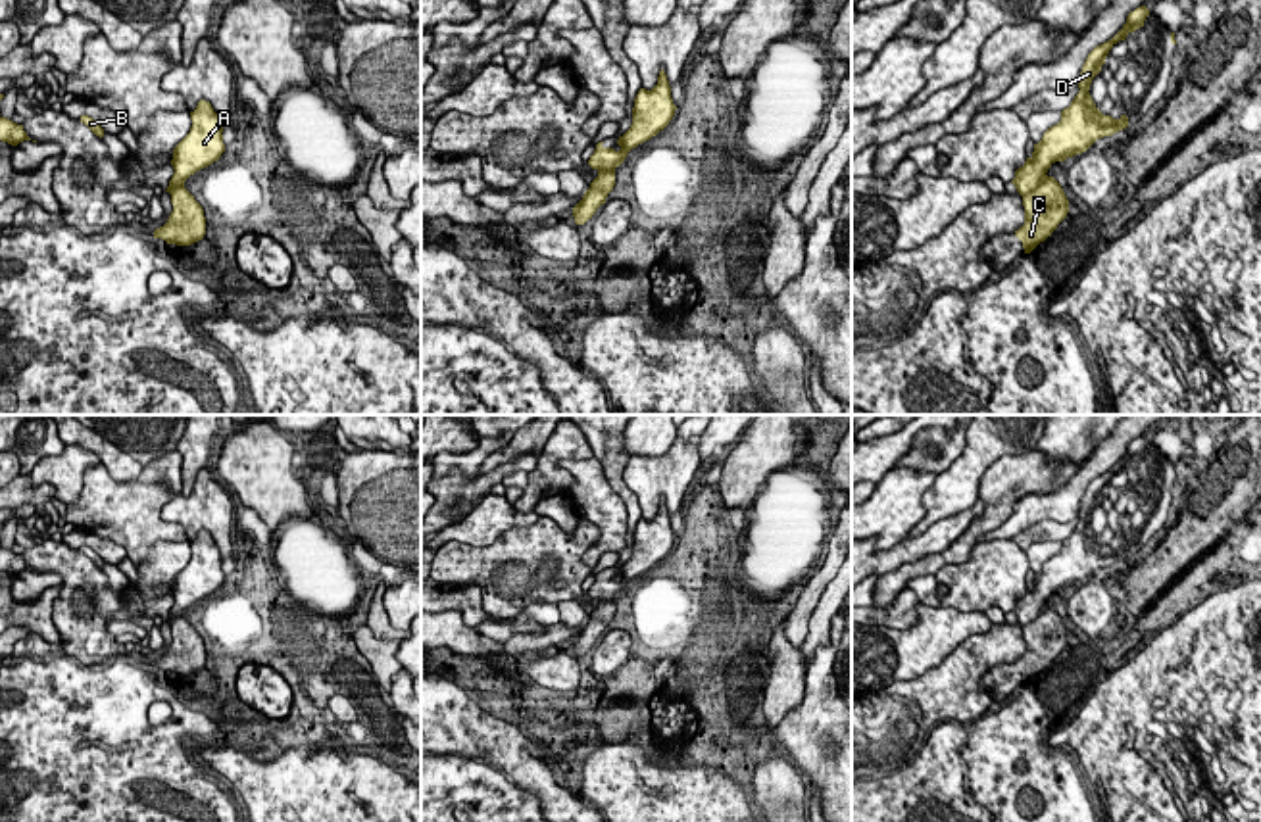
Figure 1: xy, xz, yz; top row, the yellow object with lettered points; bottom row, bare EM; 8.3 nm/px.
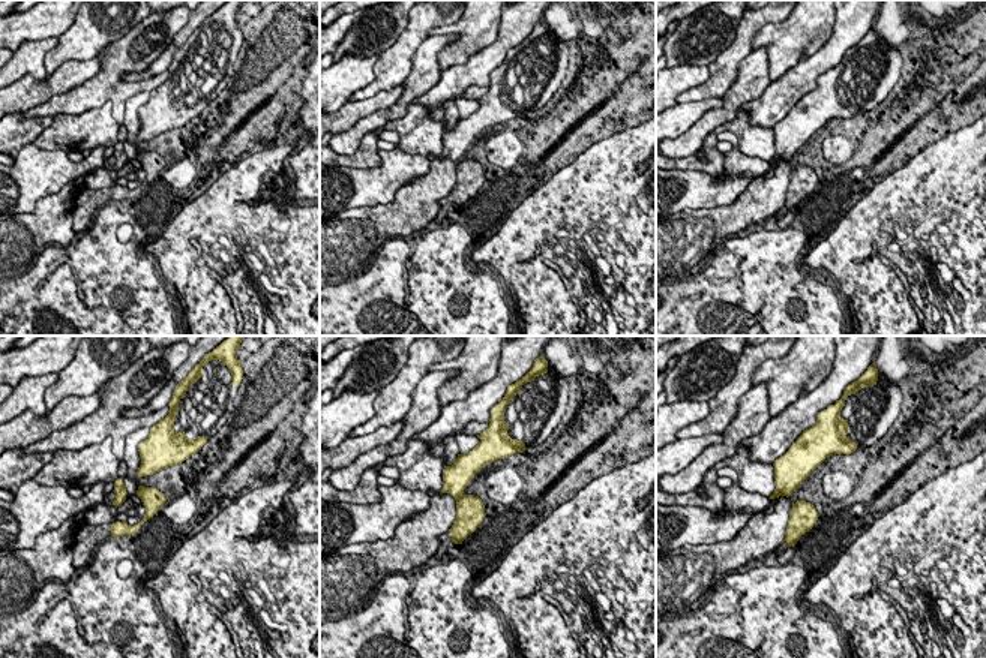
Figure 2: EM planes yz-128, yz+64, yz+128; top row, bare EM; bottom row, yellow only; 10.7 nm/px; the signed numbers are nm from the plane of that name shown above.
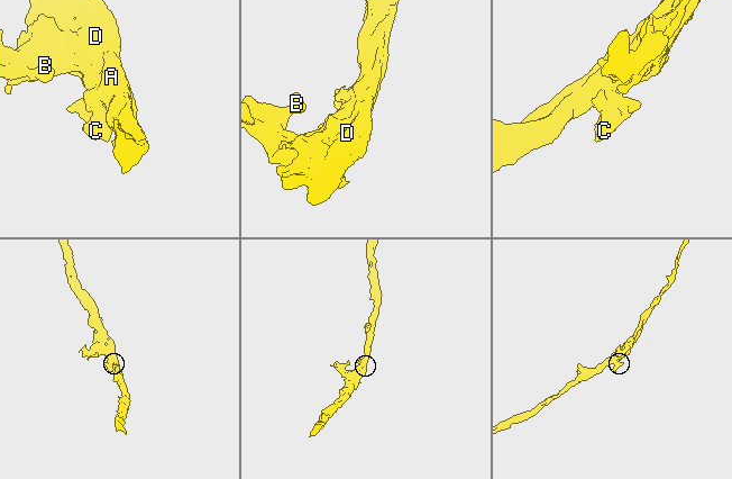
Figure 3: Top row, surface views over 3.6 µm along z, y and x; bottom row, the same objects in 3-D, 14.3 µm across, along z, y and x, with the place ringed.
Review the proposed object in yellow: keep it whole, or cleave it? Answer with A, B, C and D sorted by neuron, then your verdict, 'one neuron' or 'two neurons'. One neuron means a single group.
A B D / C; two neurons

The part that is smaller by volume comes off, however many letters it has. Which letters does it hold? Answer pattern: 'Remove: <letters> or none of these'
Remove: C

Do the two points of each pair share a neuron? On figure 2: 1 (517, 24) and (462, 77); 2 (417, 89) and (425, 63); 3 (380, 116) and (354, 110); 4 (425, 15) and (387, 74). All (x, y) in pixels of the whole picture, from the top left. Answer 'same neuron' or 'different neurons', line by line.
1: same neuron
2: same neuron
3: different neurons
4: same neuron

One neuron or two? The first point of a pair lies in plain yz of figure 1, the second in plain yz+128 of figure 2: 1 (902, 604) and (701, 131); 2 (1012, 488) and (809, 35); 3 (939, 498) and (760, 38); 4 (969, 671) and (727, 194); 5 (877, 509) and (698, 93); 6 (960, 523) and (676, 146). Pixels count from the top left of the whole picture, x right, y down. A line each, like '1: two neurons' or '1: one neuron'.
1: two neurons
2: two neurons
3: two neurons
4: two neurons
5: two neurons
6: two neurons

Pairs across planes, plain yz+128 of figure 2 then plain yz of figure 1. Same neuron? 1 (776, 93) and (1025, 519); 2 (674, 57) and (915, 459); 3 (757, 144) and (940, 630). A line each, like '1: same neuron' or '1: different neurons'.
1: same neuron
2: same neuron
3: different neurons

